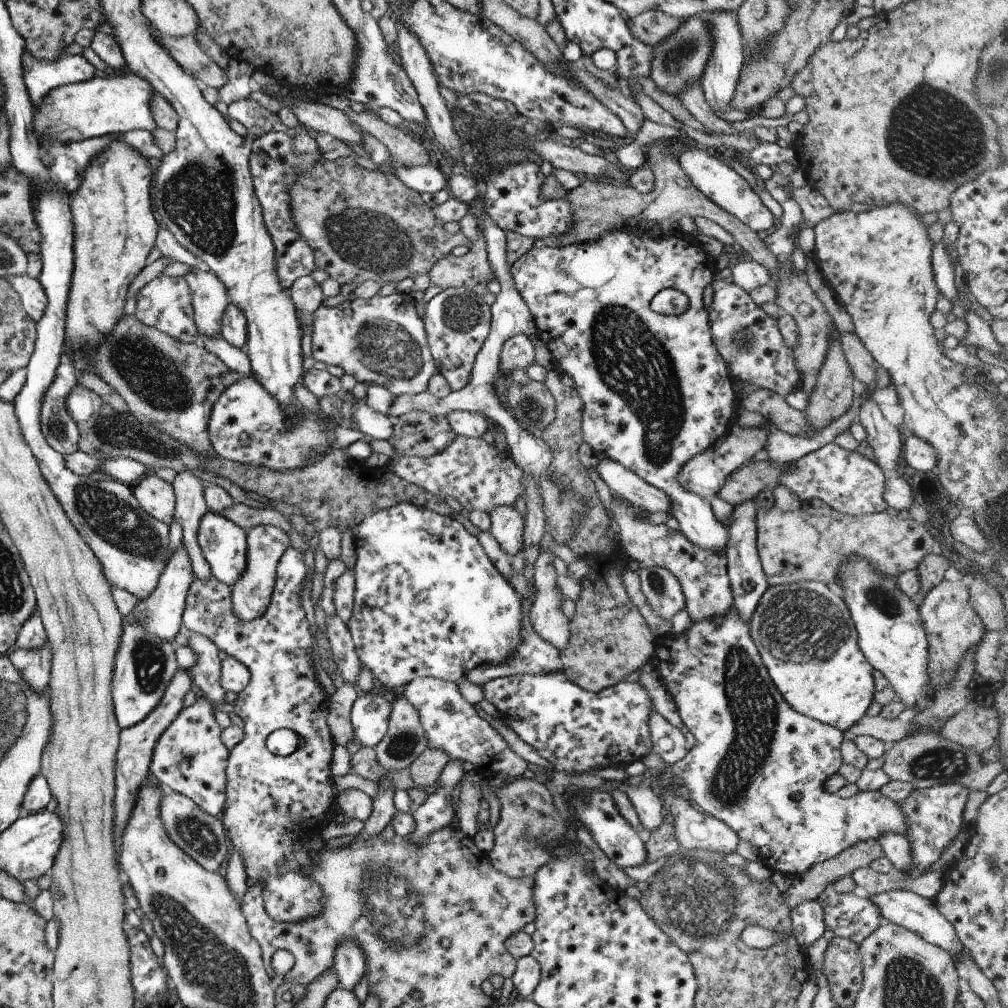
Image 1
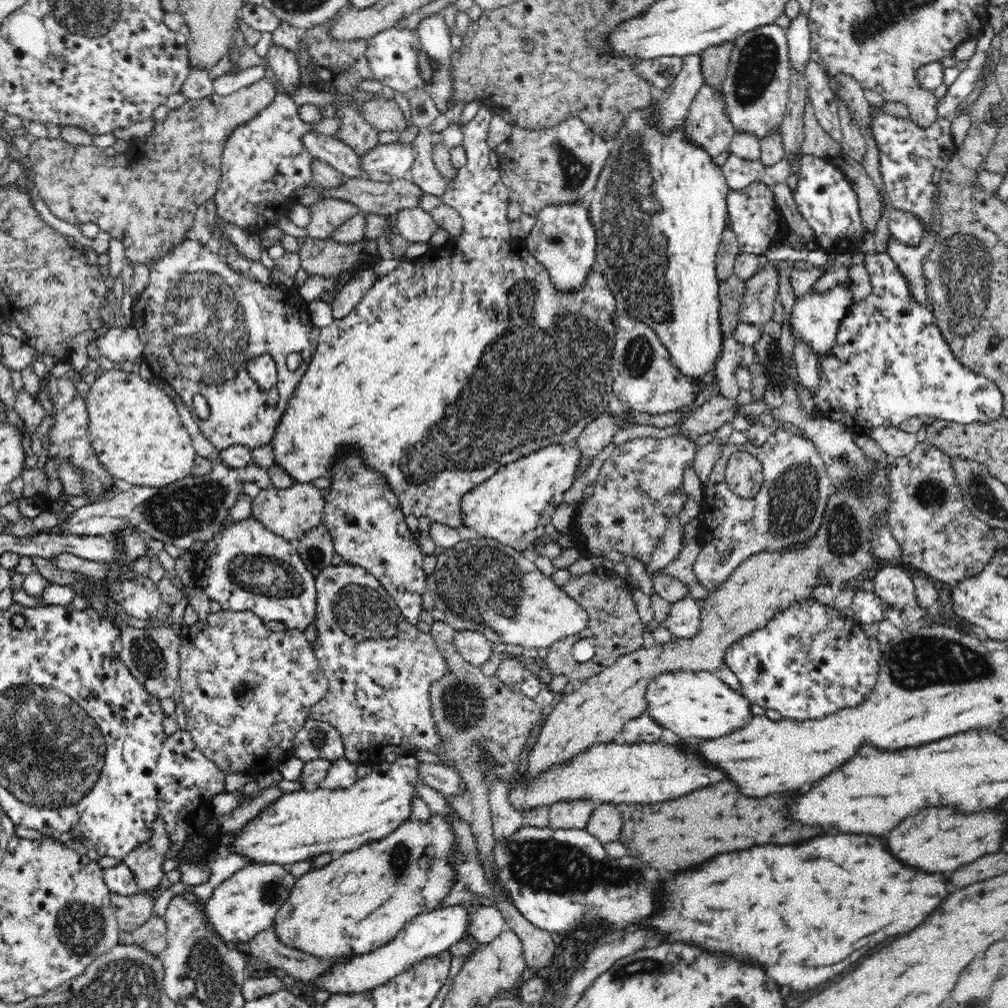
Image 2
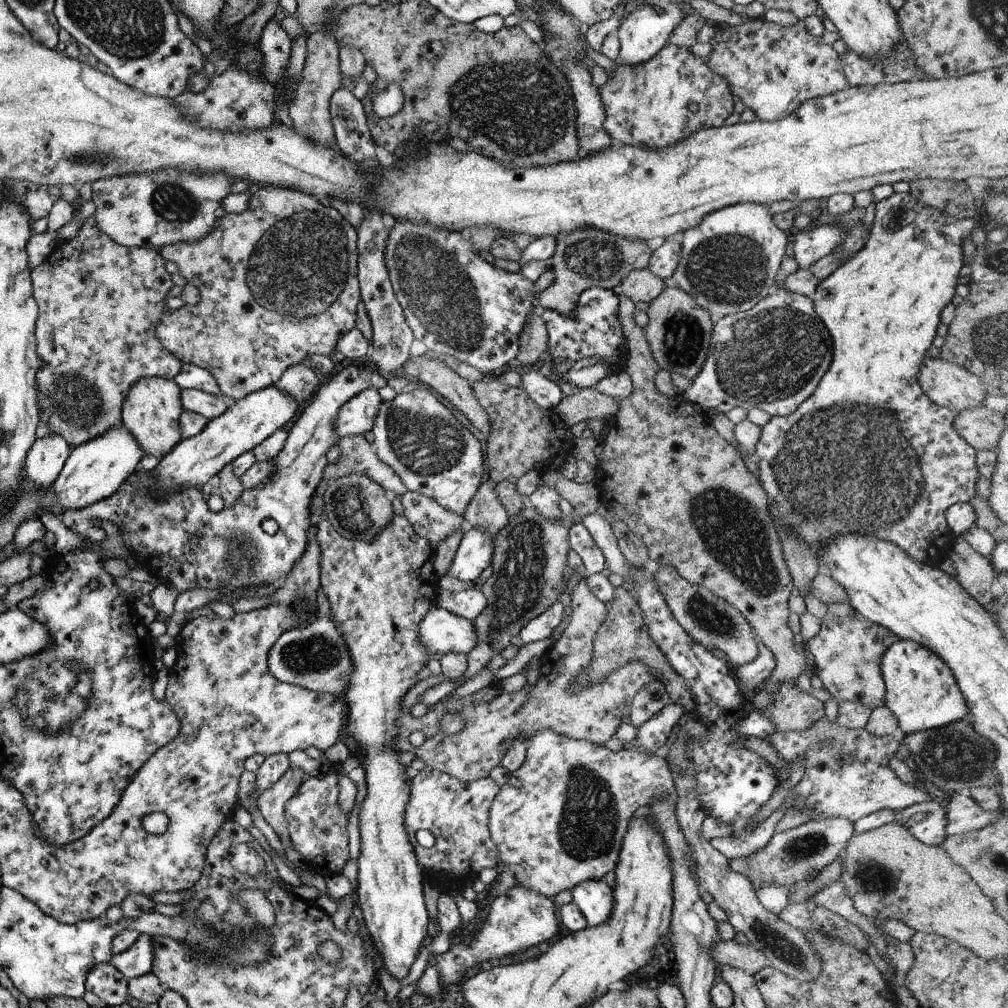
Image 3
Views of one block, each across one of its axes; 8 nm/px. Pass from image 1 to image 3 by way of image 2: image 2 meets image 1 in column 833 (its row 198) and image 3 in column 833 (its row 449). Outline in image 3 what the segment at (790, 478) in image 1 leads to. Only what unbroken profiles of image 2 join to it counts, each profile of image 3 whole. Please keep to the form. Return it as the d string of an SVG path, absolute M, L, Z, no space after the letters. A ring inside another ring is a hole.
M893 191L889 198L874 203L874 208L873 223L864 246L856 251L851 258L845 260L834 272L819 281L812 294L813 310L822 320L831 336L832 353L829 368L821 376L813 394L807 400L803 400L791 414L784 417L772 416L769 422L761 427L755 450L753 450L753 460L757 464L761 488L769 500L768 511L770 516L775 518L775 522L779 526L787 528L795 538L799 538L815 555L819 553L819 550L823 550L833 538L849 534L849 532L851 534L857 532L861 536L871 534L877 540L891 542L891 544L899 546L903 552L907 552L911 558L915 558L917 562L937 566L943 558L948 557L953 539L953 535L946 525L944 512L952 504L968 503L976 495L975 482L977 482L978 477L976 451L953 430L953 420L957 418L957 414L960 412L933 404L921 390L917 382L917 374L919 366L926 356L925 352L937 334L939 314L943 307L951 302L951 298L956 293L958 286L956 280L959 276L959 270L963 266L961 243L971 236L971 231L976 227L977 222L973 217L953 218L946 211L923 204L909 192L896 193ZM845 482L847 484L861 484L863 488L857 492L869 494L871 500L867 500L867 504L863 504L857 498L851 498L849 496L851 486L847 486Z

